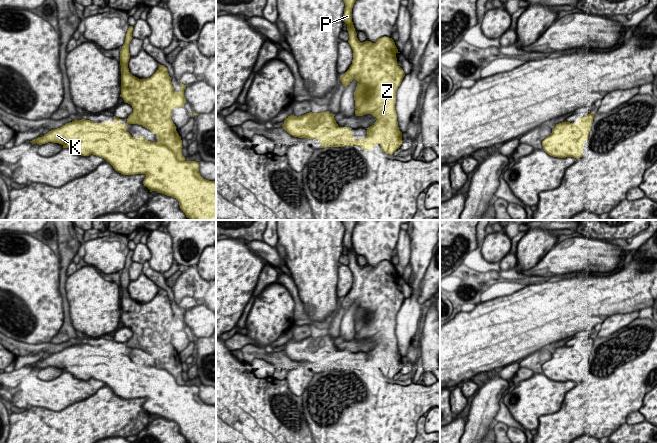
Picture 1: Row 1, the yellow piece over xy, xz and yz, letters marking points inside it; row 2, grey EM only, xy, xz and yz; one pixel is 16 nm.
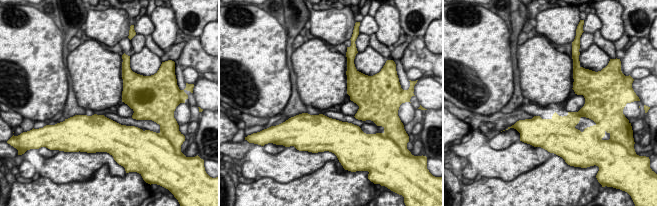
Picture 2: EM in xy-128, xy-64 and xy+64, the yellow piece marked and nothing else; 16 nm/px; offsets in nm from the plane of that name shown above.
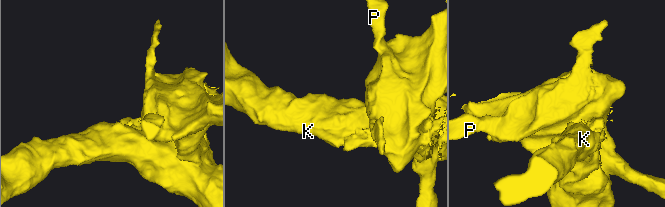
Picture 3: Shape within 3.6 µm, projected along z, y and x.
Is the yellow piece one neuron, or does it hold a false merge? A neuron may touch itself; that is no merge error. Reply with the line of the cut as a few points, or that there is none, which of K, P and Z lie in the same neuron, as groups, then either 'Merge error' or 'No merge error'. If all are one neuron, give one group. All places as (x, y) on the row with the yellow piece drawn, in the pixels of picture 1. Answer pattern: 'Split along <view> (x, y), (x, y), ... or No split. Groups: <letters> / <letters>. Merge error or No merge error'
Split along xz (327, 131), (334, 134), (338, 141), (348, 141), (350, 143). Groups: K / P Z. Merge error

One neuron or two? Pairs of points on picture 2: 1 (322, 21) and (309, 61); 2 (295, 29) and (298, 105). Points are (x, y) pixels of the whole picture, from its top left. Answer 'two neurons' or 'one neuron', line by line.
1: two neurons
2: one neuron

